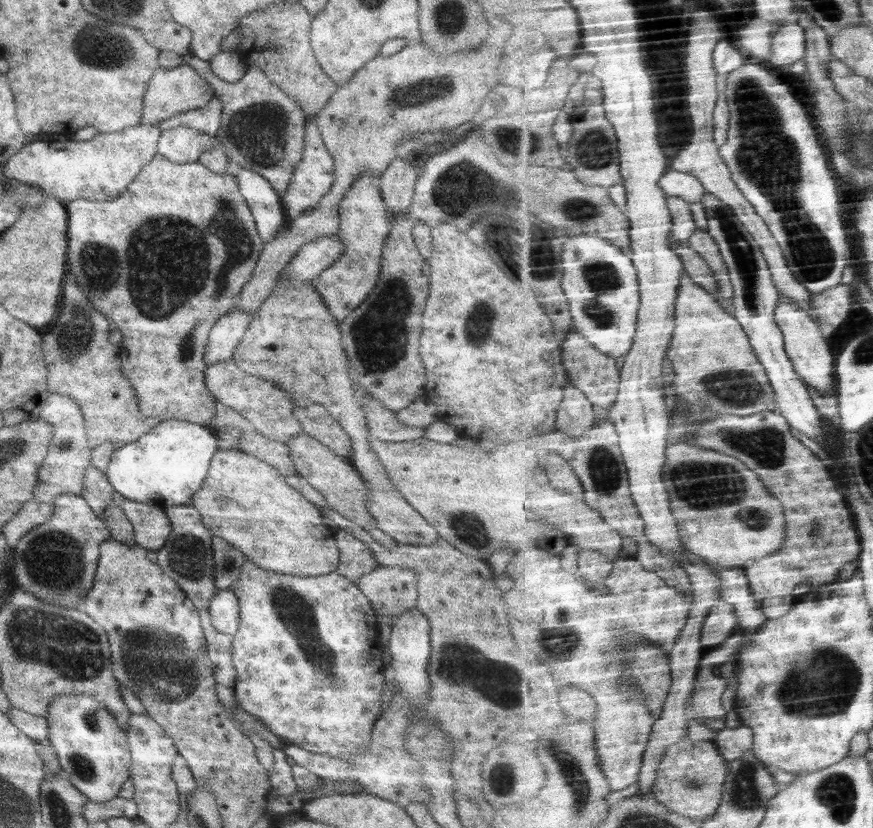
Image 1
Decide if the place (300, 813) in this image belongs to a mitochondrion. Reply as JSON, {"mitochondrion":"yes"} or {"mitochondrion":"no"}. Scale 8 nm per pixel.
{"mitochondrion":"no"}

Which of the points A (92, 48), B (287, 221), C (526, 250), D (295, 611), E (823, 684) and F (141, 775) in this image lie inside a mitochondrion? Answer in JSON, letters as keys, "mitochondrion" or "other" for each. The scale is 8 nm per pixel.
{"A":"mitochondrion","B":"other","C":"mitochondrion","D":"mitochondrion","E":"mitochondrion","F":"other"}

